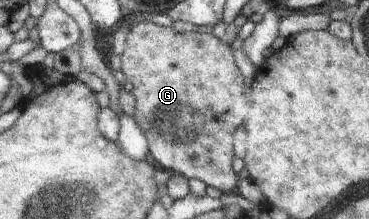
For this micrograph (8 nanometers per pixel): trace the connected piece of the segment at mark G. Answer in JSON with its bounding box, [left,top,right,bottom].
[121,23,248,193]

